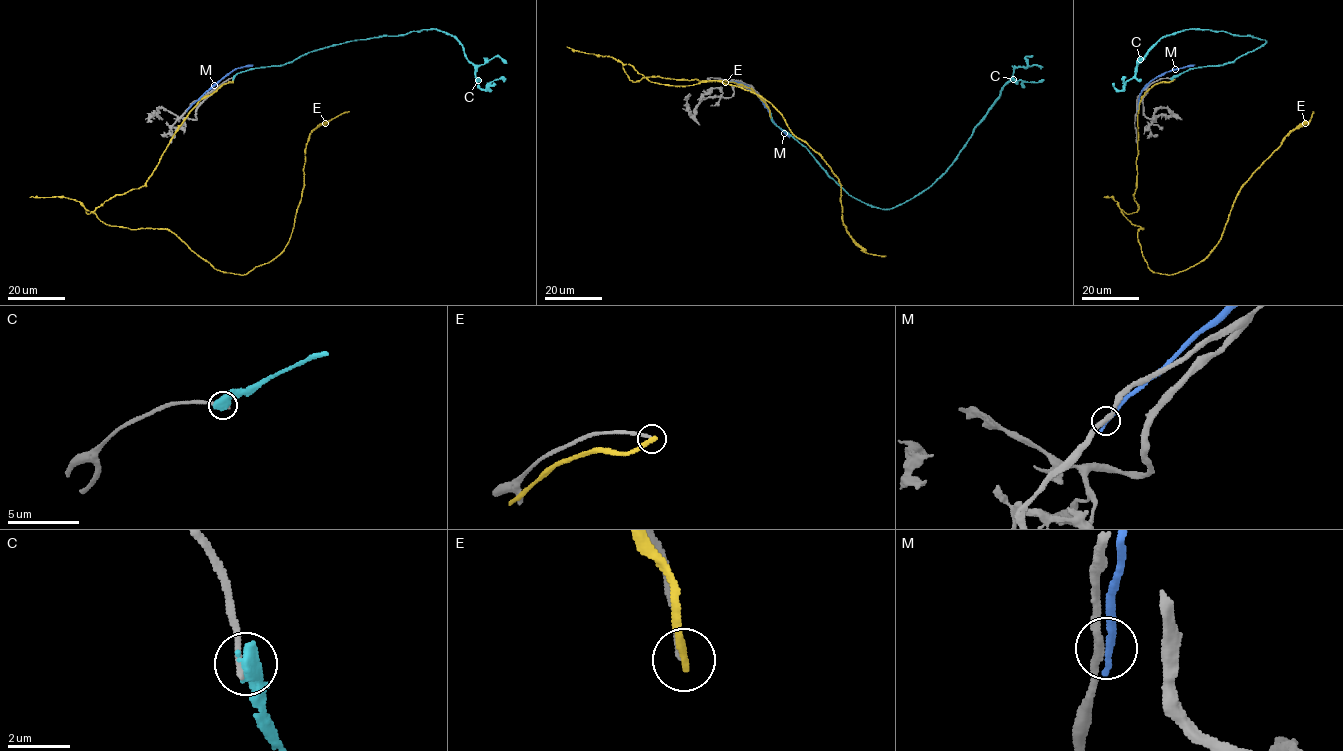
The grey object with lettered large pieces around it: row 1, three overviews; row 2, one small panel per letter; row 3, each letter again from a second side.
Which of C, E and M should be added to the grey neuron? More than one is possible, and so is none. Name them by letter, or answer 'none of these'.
none of these

